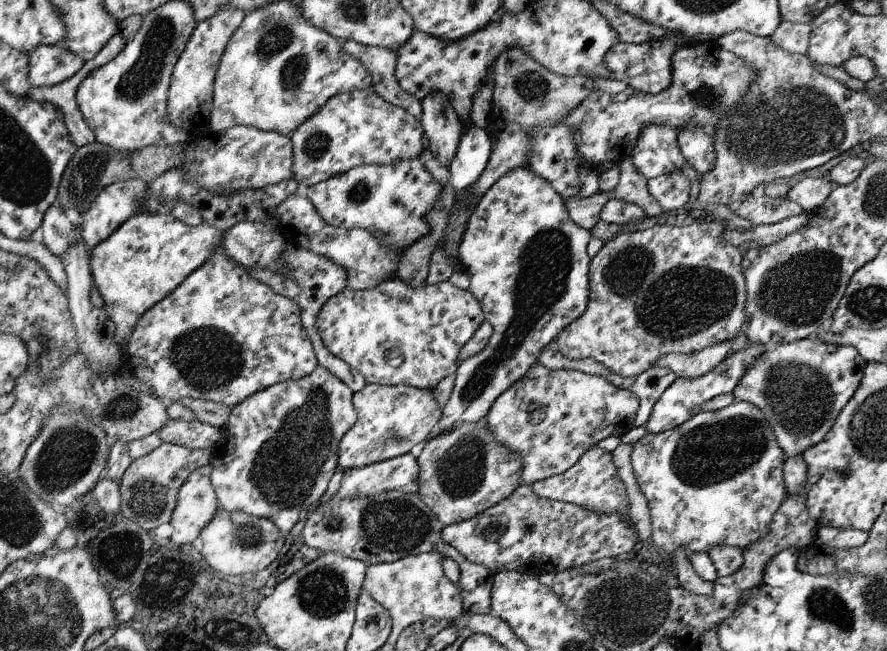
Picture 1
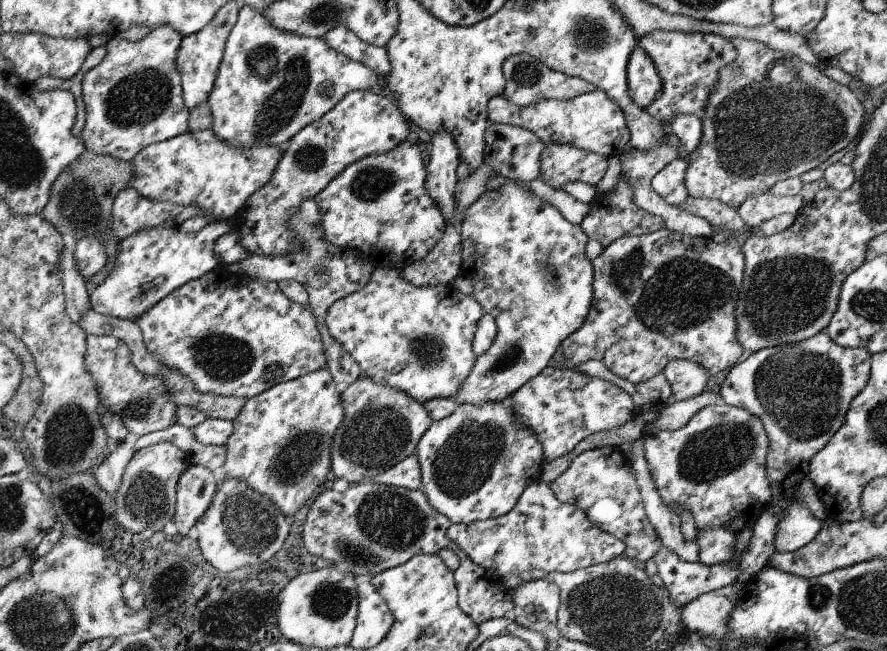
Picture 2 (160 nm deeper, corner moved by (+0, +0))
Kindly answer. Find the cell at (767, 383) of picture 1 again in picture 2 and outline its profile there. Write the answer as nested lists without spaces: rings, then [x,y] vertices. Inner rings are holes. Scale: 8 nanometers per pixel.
[[[819,332],[814,334],[813,337],[809,337],[805,341],[799,341],[791,344],[777,345],[774,347],[764,348],[758,350],[757,353],[751,353],[749,356],[741,358],[737,364],[733,365],[723,382],[719,387],[718,396],[720,402],[726,403],[732,407],[739,407],[745,409],[749,414],[757,417],[763,425],[767,442],[768,449],[766,452],[765,466],[766,466],[766,477],[769,481],[772,500],[773,503],[779,503],[780,501],[788,501],[788,503],[783,507],[782,515],[776,524],[776,531],[774,534],[774,550],[780,553],[790,553],[794,550],[800,549],[801,546],[807,544],[814,536],[818,533],[818,530],[823,525],[823,522],[820,521],[812,512],[811,509],[808,509],[808,506],[804,502],[792,501],[792,497],[796,492],[796,487],[805,480],[806,473],[808,472],[807,466],[810,464],[815,453],[818,453],[819,450],[827,444],[827,441],[833,436],[833,433],[841,426],[843,422],[845,413],[851,404],[851,400],[861,392],[861,389],[868,384],[870,376],[870,357],[871,354],[865,347],[842,347],[835,344],[831,341],[825,332]]]

